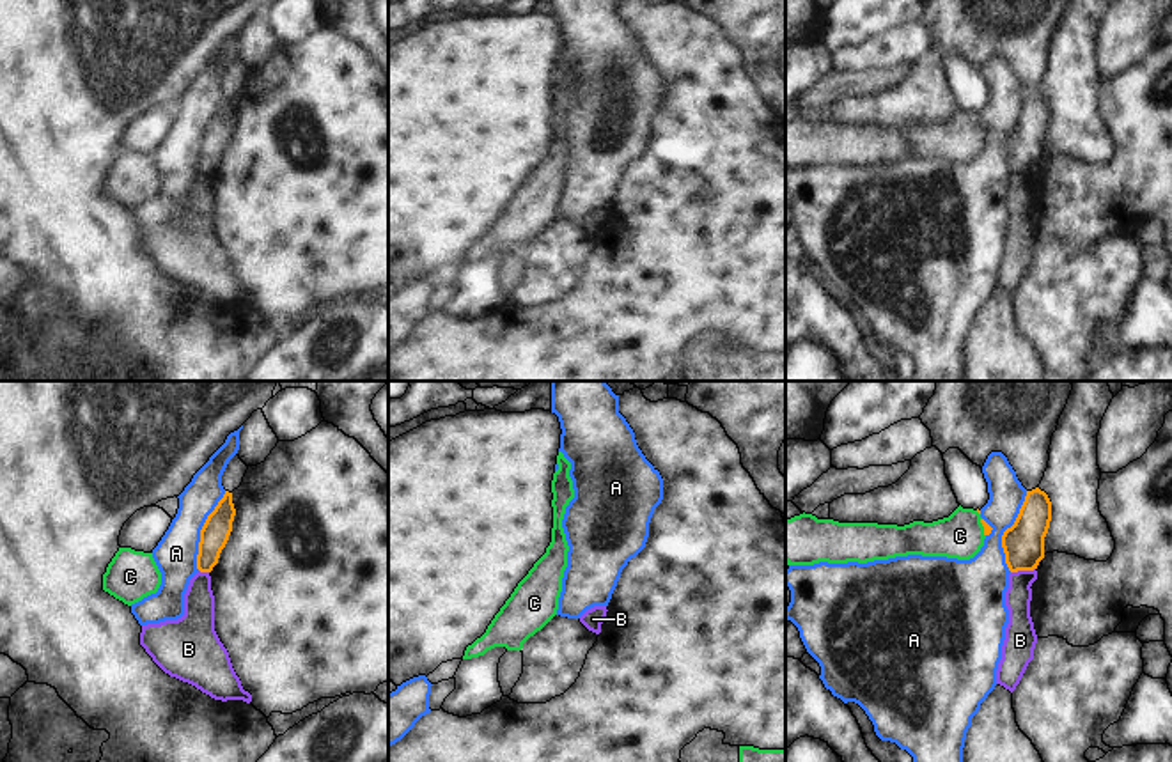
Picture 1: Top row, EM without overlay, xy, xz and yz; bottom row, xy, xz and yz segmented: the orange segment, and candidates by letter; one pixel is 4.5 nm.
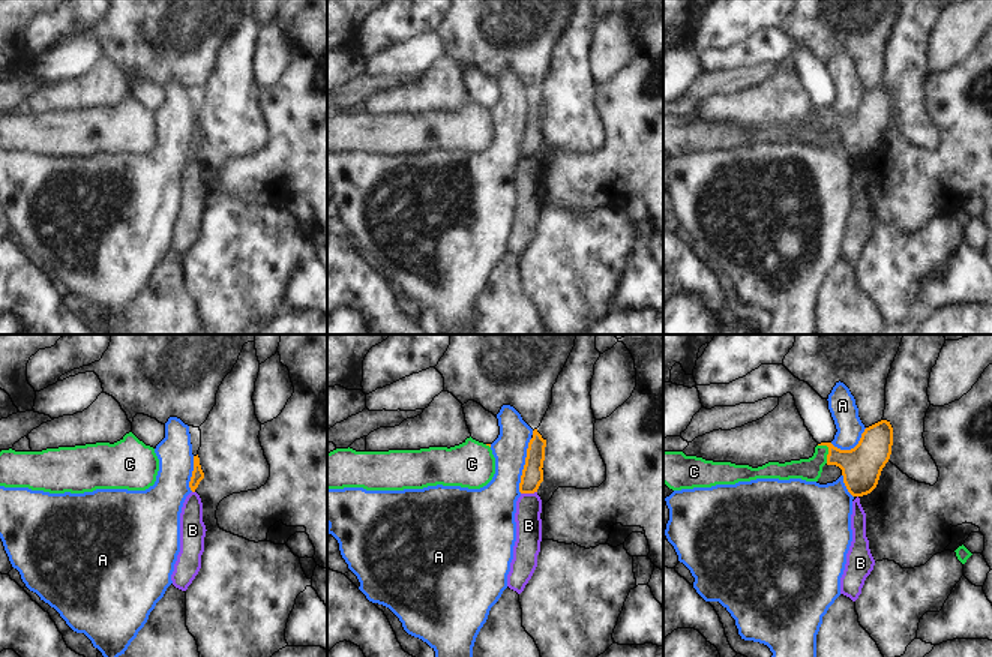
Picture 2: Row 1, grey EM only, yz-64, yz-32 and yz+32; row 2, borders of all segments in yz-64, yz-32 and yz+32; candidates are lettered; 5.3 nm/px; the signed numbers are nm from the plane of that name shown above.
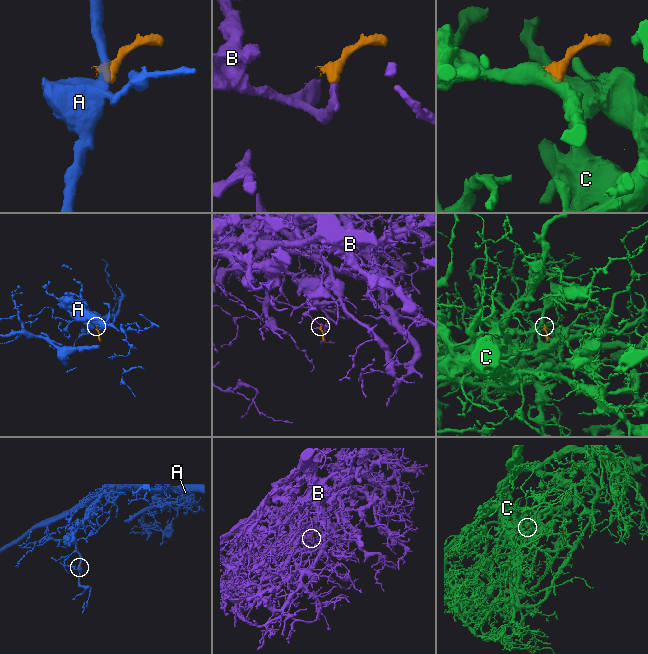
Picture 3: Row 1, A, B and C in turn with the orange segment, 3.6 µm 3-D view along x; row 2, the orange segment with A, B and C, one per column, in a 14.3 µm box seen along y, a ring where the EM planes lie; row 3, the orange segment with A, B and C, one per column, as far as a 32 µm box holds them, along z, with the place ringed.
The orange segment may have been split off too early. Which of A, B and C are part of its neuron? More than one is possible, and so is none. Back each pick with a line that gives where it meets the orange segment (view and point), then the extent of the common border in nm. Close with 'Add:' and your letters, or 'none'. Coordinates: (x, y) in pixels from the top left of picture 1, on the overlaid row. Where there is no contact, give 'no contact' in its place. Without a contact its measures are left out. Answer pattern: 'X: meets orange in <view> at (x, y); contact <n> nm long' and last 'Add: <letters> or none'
C: meets orange in yz at (983, 525); contact 90 nm long
Add: C

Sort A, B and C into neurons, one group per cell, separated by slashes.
A / B / C

